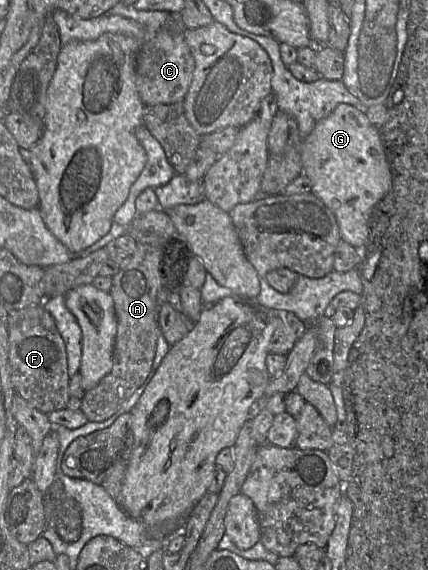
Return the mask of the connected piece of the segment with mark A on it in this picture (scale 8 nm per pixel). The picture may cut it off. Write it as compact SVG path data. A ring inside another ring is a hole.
M137 243L136 250L131 256L130 263L112 277L109 291L117 319L117 333L113 352L113 367L96 387L86 391L81 399L80 410L90 422L102 422L118 411L123 402L128 399L145 381L151 370L155 356L157 340L162 335L158 322L158 294L163 288L161 272L161 248L144 243Z

